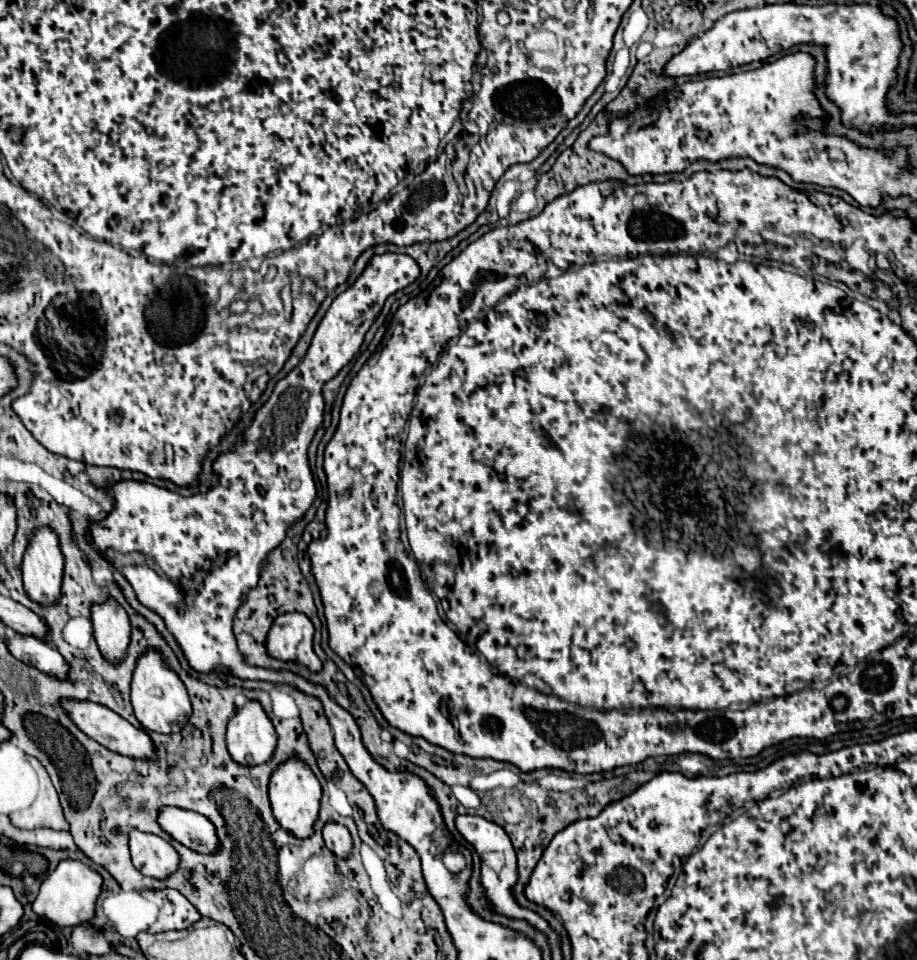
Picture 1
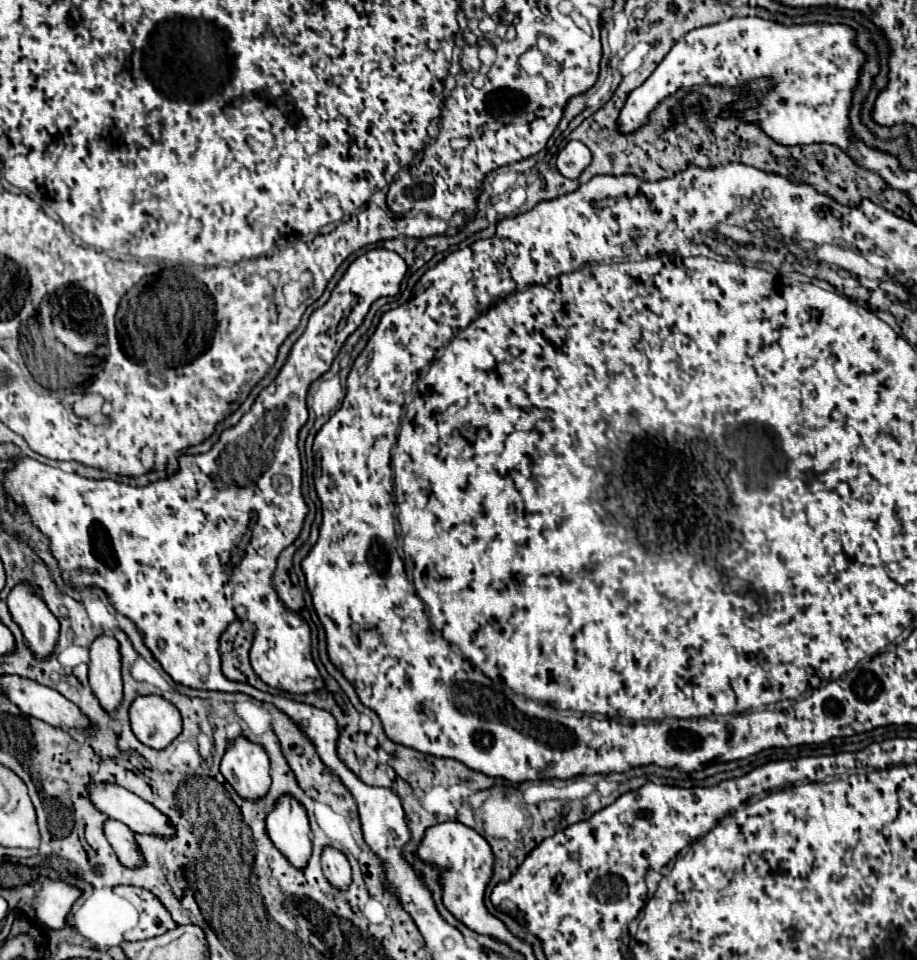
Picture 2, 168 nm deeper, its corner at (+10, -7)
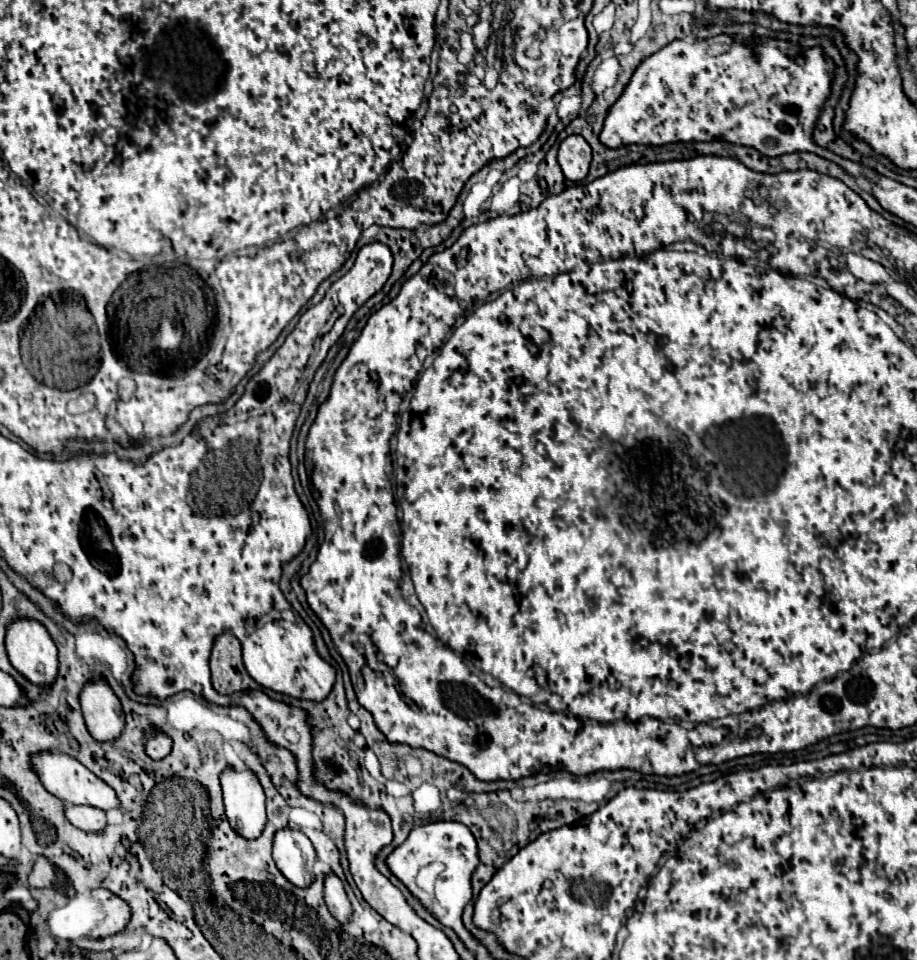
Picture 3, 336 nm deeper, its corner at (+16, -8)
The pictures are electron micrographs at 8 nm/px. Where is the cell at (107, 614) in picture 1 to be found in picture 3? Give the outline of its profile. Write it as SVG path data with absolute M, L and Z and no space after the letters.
M106 678L86 682L80 694L80 702L88 732L96 740L114 740L120 736L124 728L122 704Z

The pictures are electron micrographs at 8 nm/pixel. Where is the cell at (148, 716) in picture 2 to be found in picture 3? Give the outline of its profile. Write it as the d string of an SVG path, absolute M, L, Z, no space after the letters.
M158 730L158 732L152 732L152 734L146 738L144 748L146 748L146 754L148 754L150 758L160 760L160 758L164 758L164 756L170 754L170 750L172 750L172 740L170 740L168 734L164 734L164 732Z

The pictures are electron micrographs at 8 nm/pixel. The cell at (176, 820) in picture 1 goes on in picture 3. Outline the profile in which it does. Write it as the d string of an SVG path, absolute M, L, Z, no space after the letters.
M42 752L36 754L32 758L32 768L38 772L44 788L48 792L52 792L54 796L58 796L60 800L68 802L68 804L84 804L84 806L94 806L100 808L104 812L108 810L116 810L120 808L120 800L114 792L114 788L110 788L104 780L100 780L96 774L92 774L84 764L80 764L76 758L68 756L68 754L56 754L56 752Z

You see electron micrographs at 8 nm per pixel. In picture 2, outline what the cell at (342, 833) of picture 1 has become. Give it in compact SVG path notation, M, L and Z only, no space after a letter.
M326 847L322 853L322 869L324 869L324 877L328 879L328 883L340 891L346 891L352 883L352 875L350 875L350 863L346 859L344 853L340 853L338 849Z

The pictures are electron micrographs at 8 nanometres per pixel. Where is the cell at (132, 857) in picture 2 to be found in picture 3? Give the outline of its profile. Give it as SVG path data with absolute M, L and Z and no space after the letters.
M68 804L66 806L66 816L76 828L86 830L86 832L102 832L108 824L106 812L100 810L100 808L92 808L92 806Z

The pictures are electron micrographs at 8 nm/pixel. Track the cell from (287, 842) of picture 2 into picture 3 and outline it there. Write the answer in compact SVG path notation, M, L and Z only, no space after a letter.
M282 828L274 834L272 856L278 870L296 886L308 886L314 880L312 864L316 852L308 836L292 828Z

